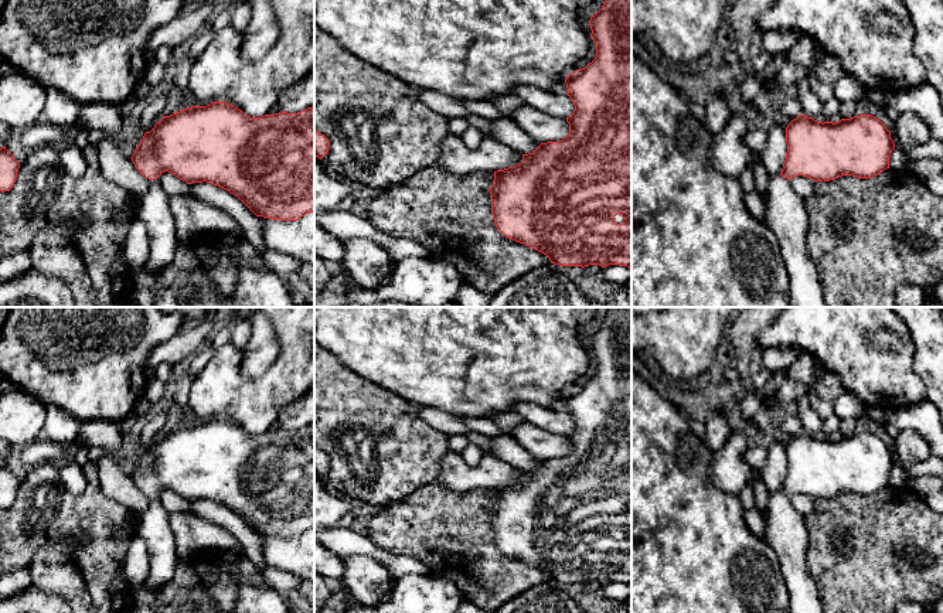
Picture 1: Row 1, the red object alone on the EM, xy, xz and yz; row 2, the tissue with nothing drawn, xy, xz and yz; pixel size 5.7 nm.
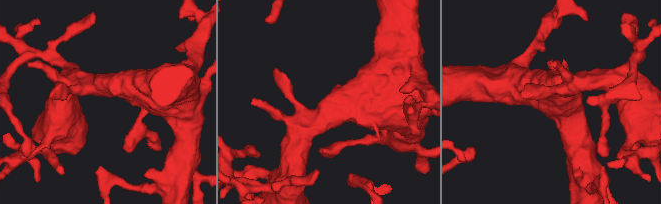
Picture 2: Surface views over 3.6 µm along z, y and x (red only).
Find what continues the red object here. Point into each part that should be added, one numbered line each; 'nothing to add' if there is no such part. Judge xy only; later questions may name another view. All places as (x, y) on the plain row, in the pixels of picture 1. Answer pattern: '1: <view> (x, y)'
1: xy (153, 525)

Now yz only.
1: yz (786, 533)

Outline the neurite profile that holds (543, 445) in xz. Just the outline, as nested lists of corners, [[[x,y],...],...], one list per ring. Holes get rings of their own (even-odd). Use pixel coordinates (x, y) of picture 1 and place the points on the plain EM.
[[[528,422],[515,426],[510,435],[537,460],[559,459],[569,452],[566,436],[549,433]]]

